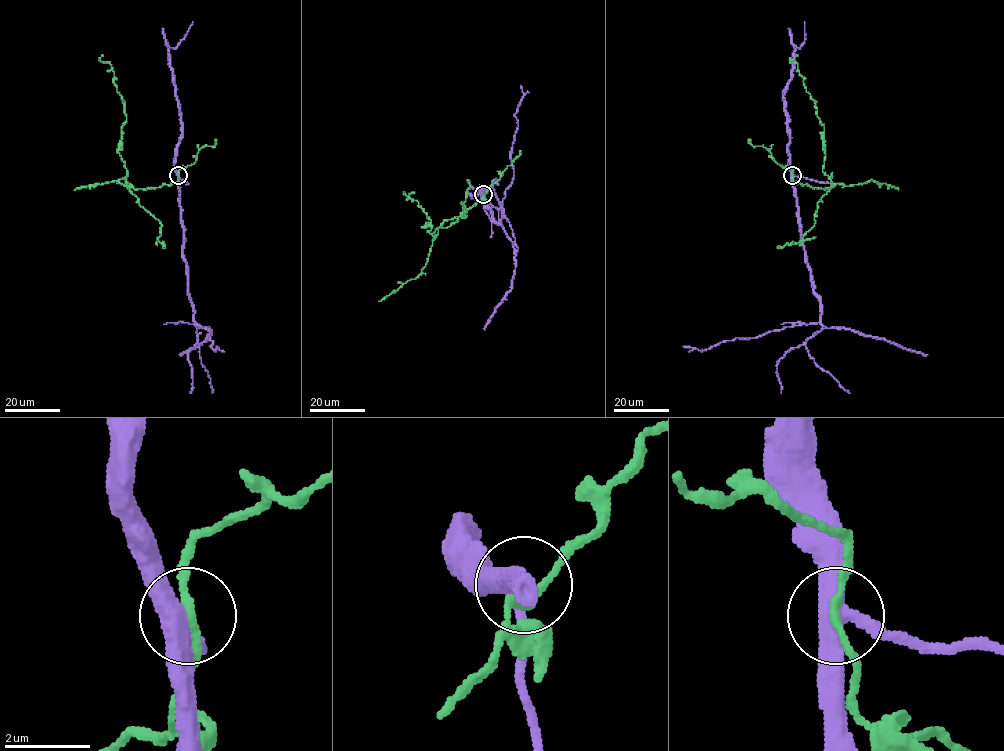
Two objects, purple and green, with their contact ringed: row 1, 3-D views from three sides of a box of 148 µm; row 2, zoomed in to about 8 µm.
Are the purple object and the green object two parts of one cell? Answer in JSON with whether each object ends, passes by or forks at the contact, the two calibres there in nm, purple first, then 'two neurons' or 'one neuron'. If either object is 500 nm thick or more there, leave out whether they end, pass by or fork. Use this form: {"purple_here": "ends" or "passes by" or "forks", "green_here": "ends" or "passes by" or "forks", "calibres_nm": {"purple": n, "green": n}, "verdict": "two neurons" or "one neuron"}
{"purple_here": "forks", "green_here": "passes by", "calibres_nm": {"purple": 380, "green": 160}, "verdict": "two neurons"}

